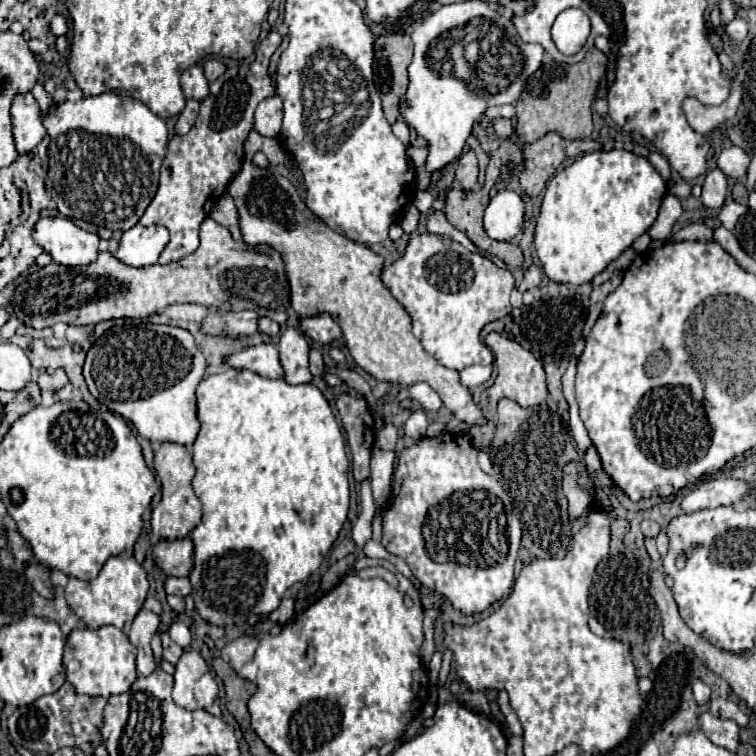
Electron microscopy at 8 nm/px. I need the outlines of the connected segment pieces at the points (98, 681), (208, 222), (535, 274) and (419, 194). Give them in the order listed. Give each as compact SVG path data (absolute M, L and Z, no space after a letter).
M101 626L97 630L83 628L83 630L73 630L67 636L65 652L63 652L63 666L65 666L65 676L73 684L77 694L87 694L87 696L113 696L129 690L129 684L137 678L137 668L135 668L135 646L129 642L129 638L113 628L113 626Z
M211 218L203 220L199 236L201 244L193 254L167 266L155 264L133 268L117 260L107 250L99 252L97 260L87 266L71 268L51 262L31 272L21 284L17 284L9 306L15 318L37 330L57 322L77 326L97 324L109 318L147 318L175 302L195 302L221 312L253 310L259 316L267 316L283 326L287 322L289 308L289 282L285 280L279 252L257 246L255 254L255 248L245 242L235 242L229 230L215 224Z
M531 266L527 272L525 272L525 278L523 278L523 288L531 288L531 286L537 286L541 282L541 268L539 266Z
M417 190L415 196L413 196L413 204L419 208L419 212L427 214L431 210L431 204L433 204L433 196L429 190Z

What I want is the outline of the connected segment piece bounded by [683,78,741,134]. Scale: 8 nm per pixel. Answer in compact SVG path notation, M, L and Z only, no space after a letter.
M733 78L733 88L731 88L731 96L721 104L721 106L703 106L701 102L687 98L683 104L685 116L689 126L699 132L699 134L709 134L713 132L719 124L723 124L725 120L733 118L737 112L737 104L741 100L741 82L737 78Z

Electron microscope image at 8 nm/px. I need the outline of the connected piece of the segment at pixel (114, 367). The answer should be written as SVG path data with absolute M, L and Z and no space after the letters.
M119 322L103 338L99 338L87 352L85 358L85 378L91 394L105 404L111 412L121 414L125 420L131 420L137 432L151 442L179 442L191 448L201 428L197 420L197 400L195 388L205 376L205 356L193 342L189 330L165 324L147 324L147 322Z

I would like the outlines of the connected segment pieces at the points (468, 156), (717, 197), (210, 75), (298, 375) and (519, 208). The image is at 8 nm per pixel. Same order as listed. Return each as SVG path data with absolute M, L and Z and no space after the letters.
M473 150L465 152L457 160L457 180L463 186L463 190L475 190L477 188L477 156Z
M715 168L707 172L707 178L703 182L703 192L701 192L701 202L707 208L721 208L727 196L727 176Z
M215 58L207 60L207 62L203 64L203 68L205 68L205 78L207 78L209 82L217 80L217 78L225 72L225 66L223 66L219 60L215 60Z
M287 328L279 338L279 360L287 384L305 384L313 380L307 368L309 364L307 354L309 354L309 344L305 334L297 328Z
M499 190L485 208L483 226L493 240L513 240L525 226L525 202L515 190Z

